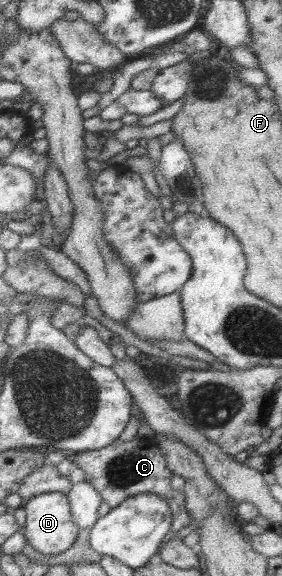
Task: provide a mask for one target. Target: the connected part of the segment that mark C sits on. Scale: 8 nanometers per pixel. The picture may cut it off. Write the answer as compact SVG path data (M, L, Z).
M138 435L128 441L118 438L104 448L77 453L74 462L84 470L85 480L94 486L111 509L116 508L128 496L154 493L164 497L173 512L170 531L177 533L190 525L185 494L172 488L171 480L174 474L168 468L168 461L154 438Z

